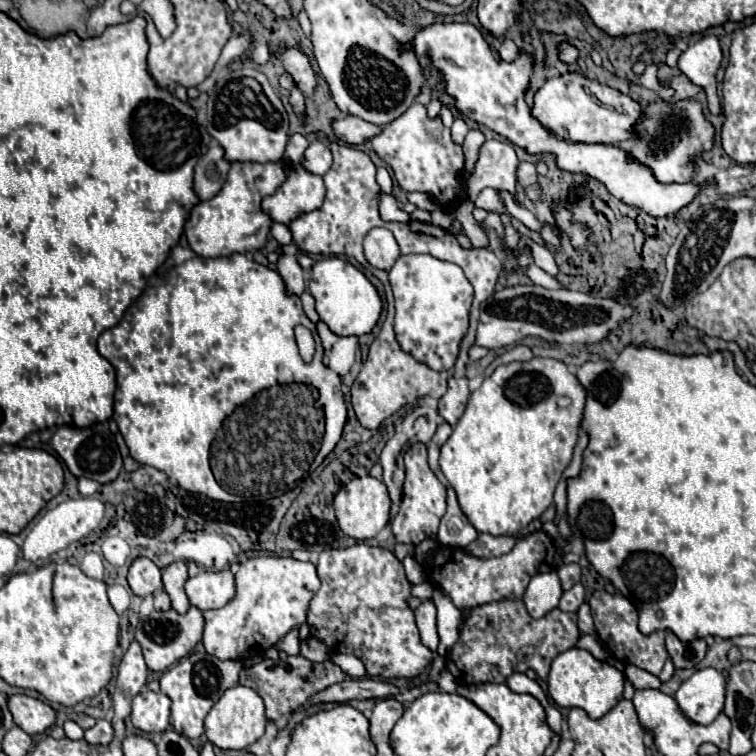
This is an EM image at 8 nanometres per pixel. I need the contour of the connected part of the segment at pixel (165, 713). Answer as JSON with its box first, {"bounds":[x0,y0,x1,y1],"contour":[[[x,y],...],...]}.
{"bounds":[131,689,171,733],"contour":[[[151,689],[141,691],[133,699],[131,721],[145,733],[165,731],[171,723],[171,699],[163,693],[153,693]]]}

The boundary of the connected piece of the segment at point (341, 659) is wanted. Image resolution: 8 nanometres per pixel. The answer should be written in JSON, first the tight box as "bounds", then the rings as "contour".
{"bounds":[329,653,365,677],"contour":[[[333,653],[329,657],[333,663],[337,663],[349,677],[365,677],[365,665],[357,659],[357,657],[351,657],[351,655],[343,655],[343,653]]]}

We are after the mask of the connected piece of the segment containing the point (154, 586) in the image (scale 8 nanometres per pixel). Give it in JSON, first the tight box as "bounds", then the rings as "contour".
{"bounds":[127,557,163,597],"contour":[[[137,557],[131,563],[127,581],[129,581],[129,587],[133,589],[133,593],[139,597],[145,597],[145,595],[155,593],[157,589],[163,589],[161,569],[147,557]]]}

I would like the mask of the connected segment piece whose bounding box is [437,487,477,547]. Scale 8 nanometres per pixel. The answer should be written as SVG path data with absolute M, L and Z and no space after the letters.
M447 487L447 513L439 525L437 541L441 545L467 547L475 539L477 539L477 529L467 521L465 513L461 511L453 487Z

